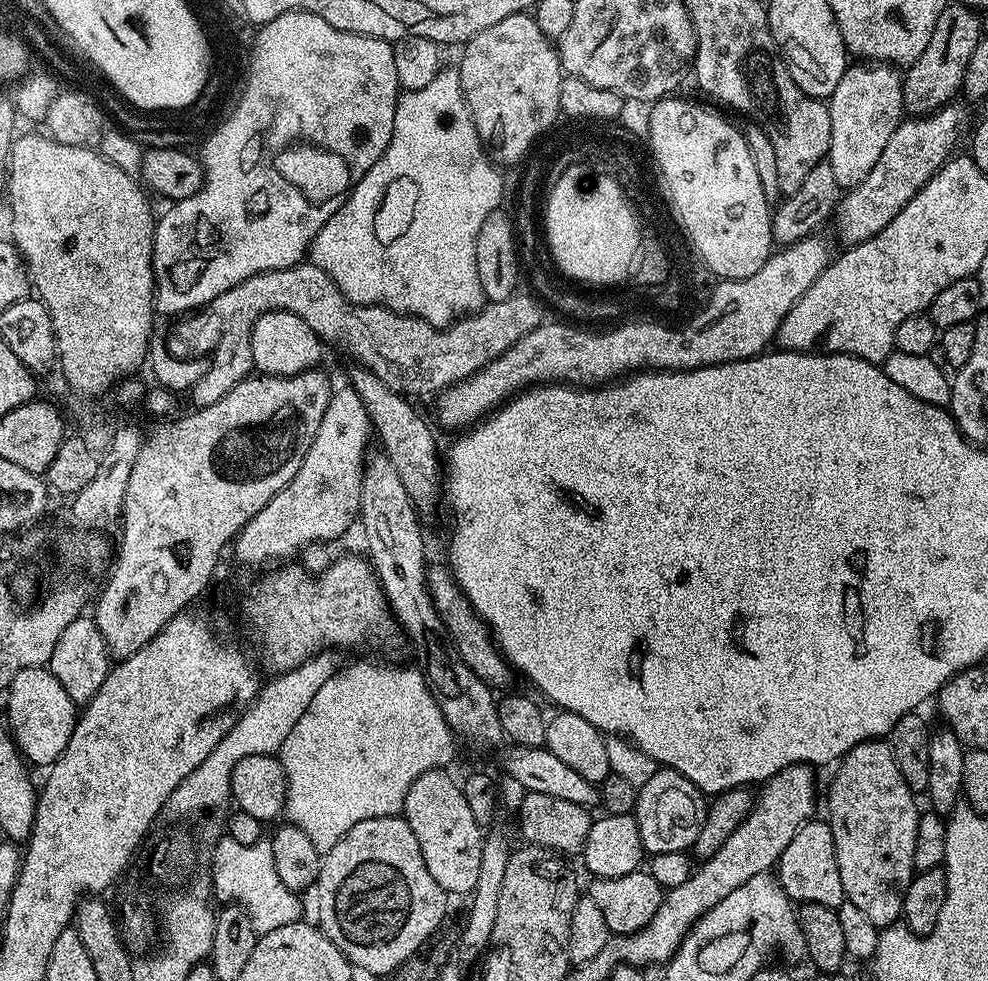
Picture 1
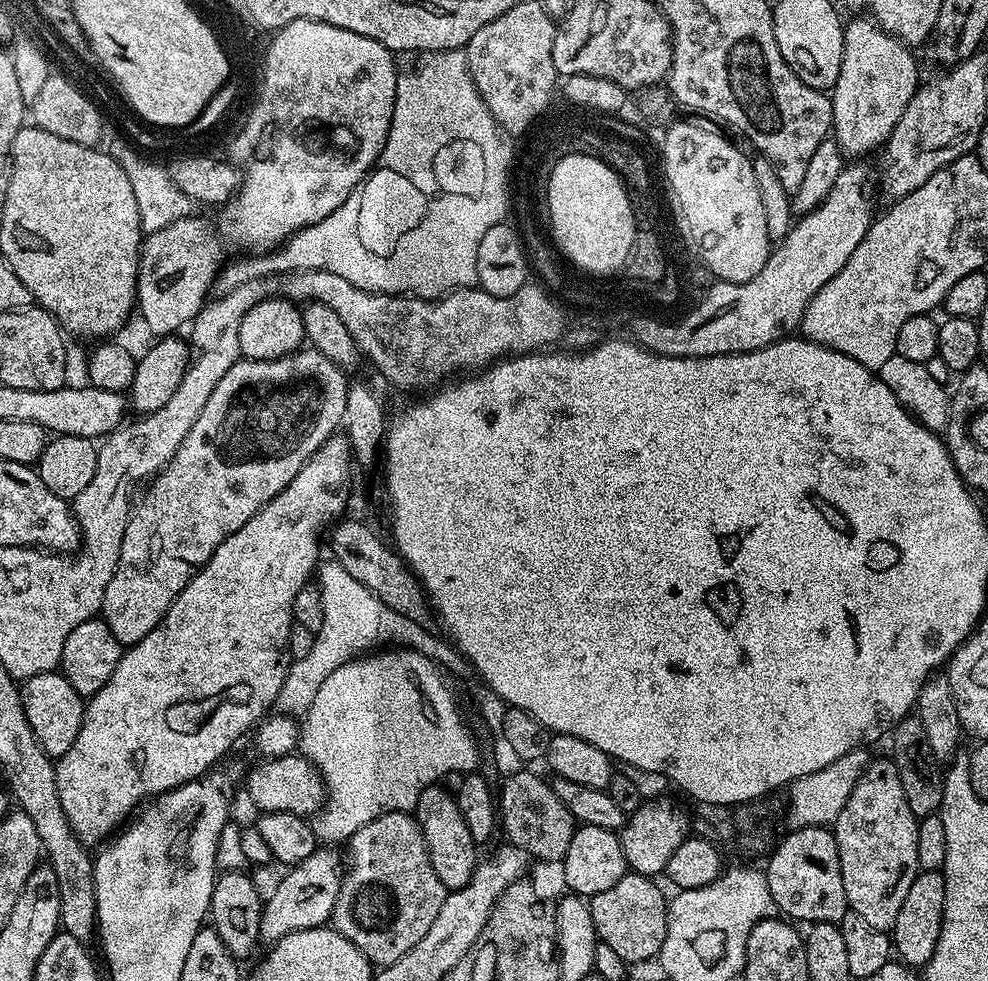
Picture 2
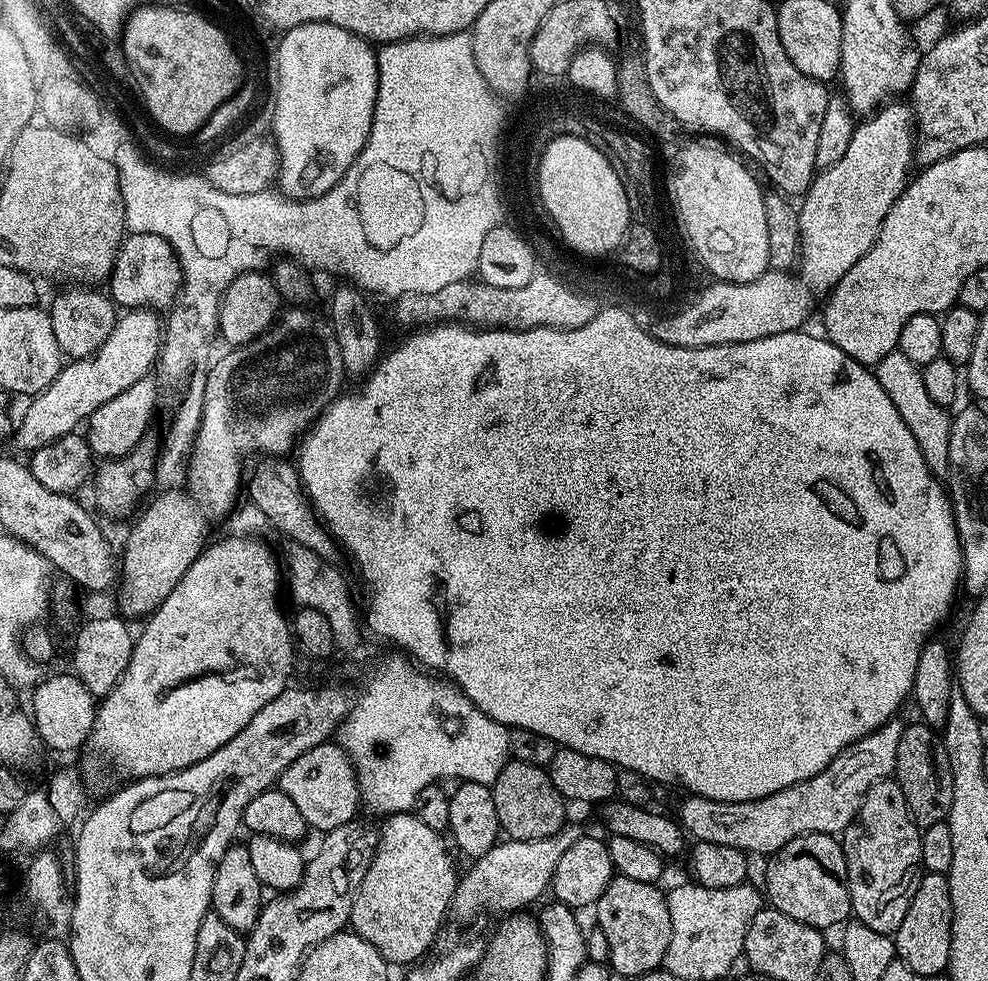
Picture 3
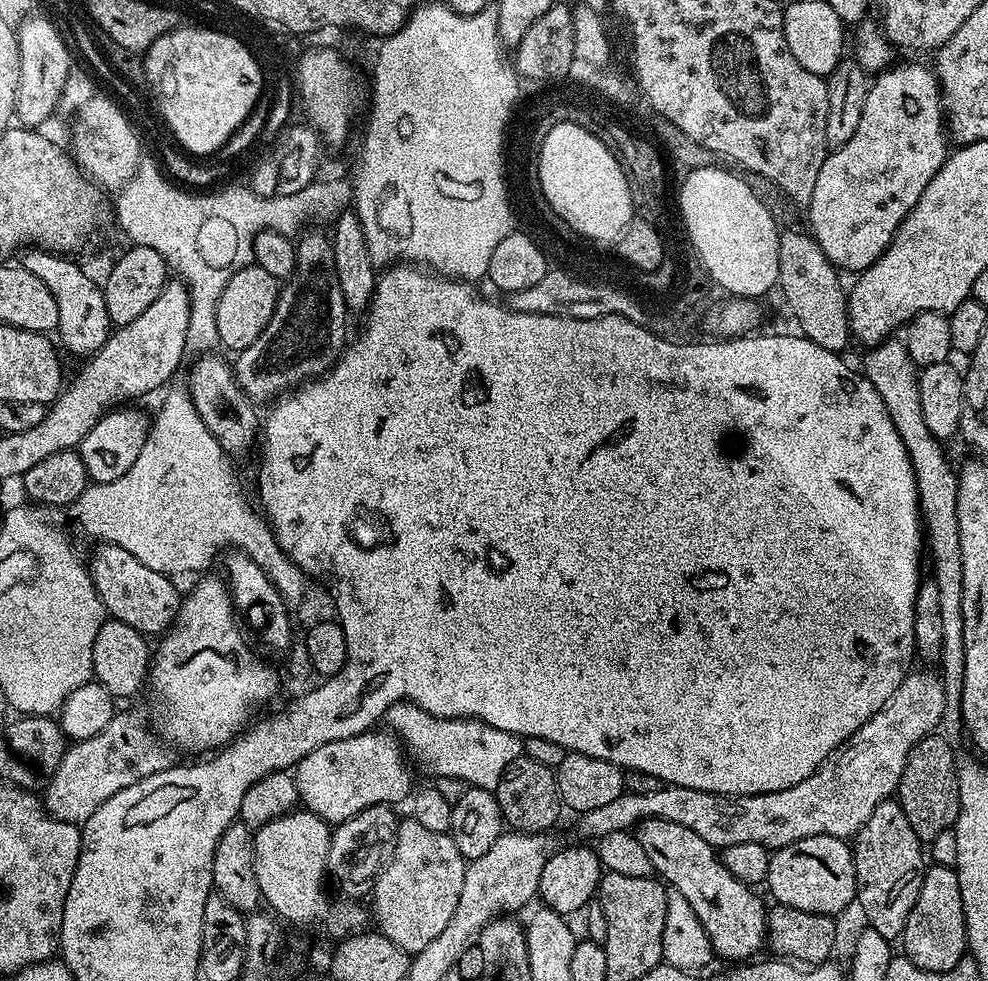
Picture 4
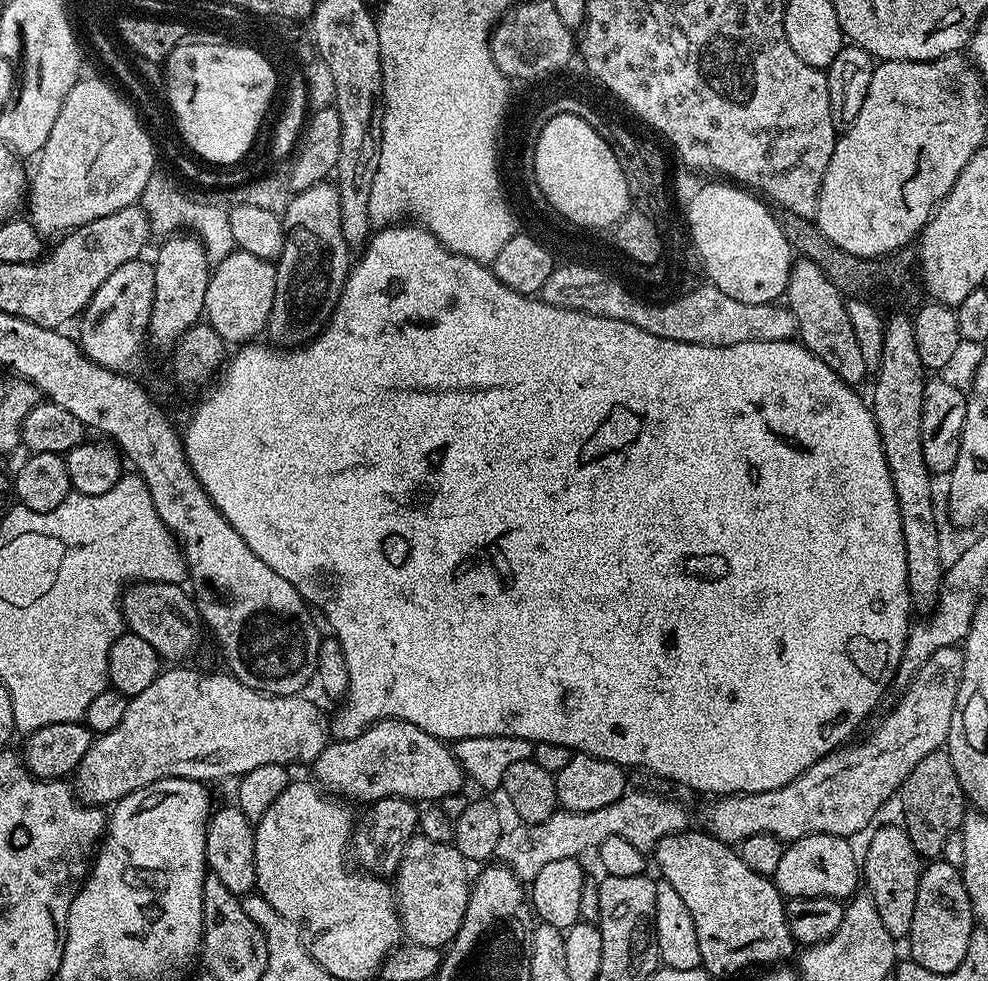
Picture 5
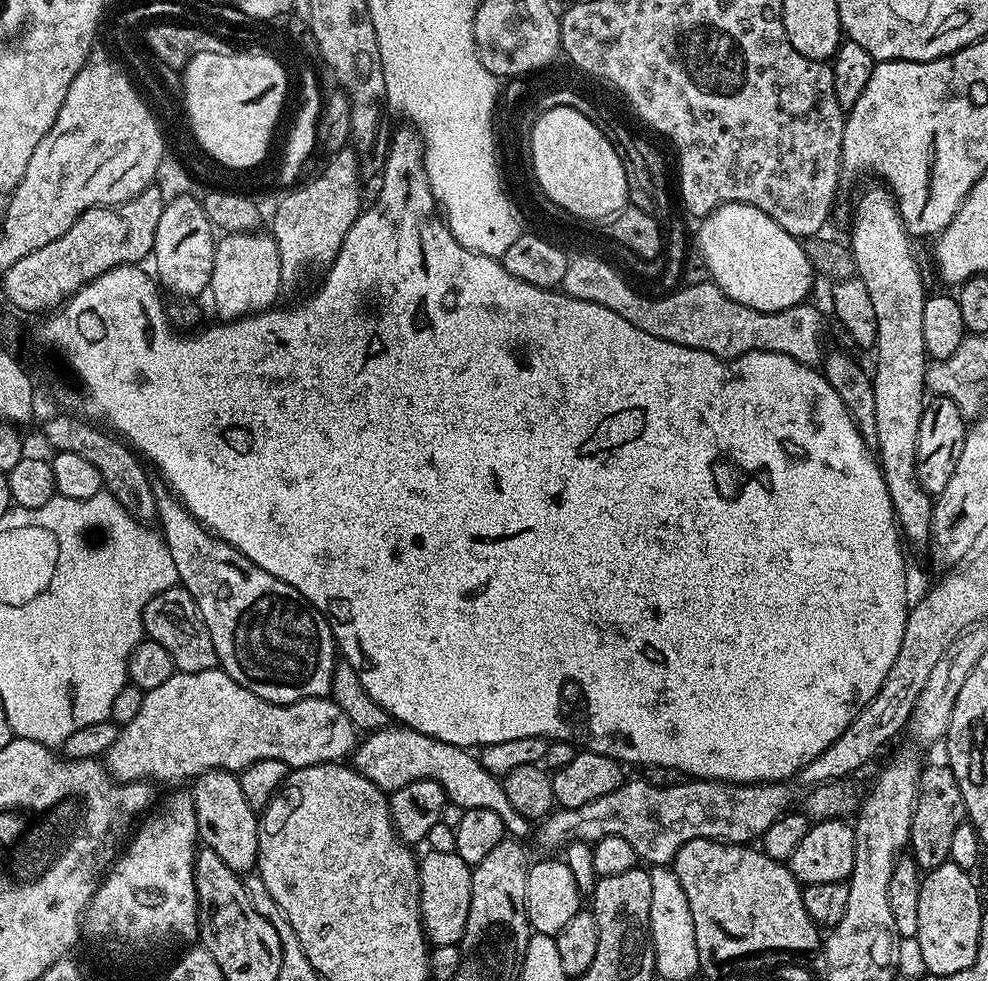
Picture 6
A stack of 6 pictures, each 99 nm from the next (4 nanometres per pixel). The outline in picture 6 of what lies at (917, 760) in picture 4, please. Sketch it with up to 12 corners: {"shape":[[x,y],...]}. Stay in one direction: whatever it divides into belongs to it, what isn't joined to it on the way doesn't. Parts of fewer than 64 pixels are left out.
{"shape":[[947,763],[921,767],[910,855],[949,863],[966,813]]}

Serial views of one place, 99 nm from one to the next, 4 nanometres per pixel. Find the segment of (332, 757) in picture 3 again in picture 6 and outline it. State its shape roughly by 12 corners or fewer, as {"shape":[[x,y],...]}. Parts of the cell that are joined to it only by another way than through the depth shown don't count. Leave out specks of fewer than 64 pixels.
{"shape":[[389,726],[357,743],[351,767],[391,794],[419,780],[449,805],[494,810],[505,833],[534,828],[469,749]]}

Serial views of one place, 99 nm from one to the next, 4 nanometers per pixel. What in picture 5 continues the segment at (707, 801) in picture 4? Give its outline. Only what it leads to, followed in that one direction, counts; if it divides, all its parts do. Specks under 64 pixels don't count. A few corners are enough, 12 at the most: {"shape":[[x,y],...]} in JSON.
{"shape":[[938,650],[865,740],[778,790],[716,796],[733,846],[855,837],[947,745],[962,674]]}

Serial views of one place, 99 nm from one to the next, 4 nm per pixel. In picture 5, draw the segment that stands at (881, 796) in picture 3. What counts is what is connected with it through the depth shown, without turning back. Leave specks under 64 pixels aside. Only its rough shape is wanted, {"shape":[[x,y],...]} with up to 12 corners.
{"shape":[[888,824],[862,852],[862,880],[893,938],[907,937],[922,857]]}

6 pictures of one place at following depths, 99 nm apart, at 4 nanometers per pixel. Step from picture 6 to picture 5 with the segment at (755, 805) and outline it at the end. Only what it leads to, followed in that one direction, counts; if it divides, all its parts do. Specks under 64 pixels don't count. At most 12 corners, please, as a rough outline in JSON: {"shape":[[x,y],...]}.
{"shape":[[625,791],[593,812],[557,810],[501,831],[495,859],[522,882],[606,838],[651,853],[688,812]]}

